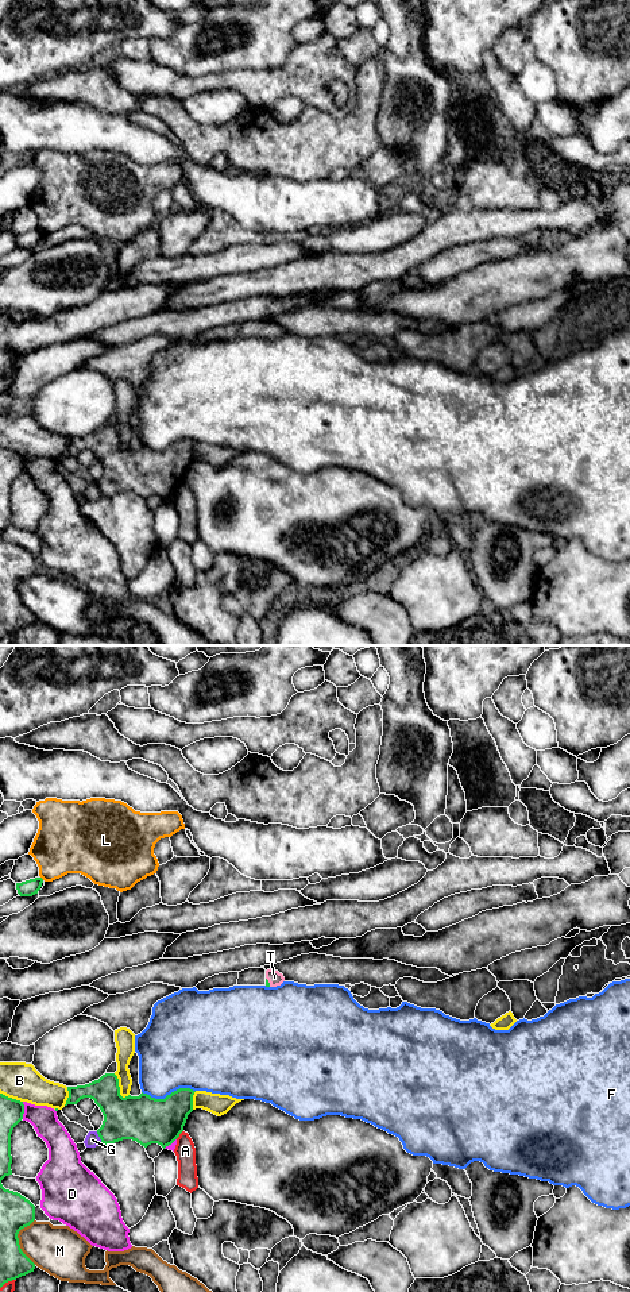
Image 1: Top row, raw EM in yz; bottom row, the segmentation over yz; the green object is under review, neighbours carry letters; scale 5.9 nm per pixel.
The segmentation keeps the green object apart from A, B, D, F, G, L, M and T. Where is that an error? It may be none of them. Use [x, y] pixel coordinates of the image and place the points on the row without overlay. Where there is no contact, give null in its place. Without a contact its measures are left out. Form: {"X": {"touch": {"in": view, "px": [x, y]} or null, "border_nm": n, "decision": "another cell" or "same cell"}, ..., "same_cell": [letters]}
{"A": {"touch": {"in": "yz", "px": [180, 485]}, "border_nm": 70, "decision": "another cell"}, "B": {"touch": {"in": "yz", "px": [119, 439]}, "border_nm": 170, "decision": "another cell"}, "D": {"touch": {"in": "yz", "px": [23, 462]}, "border_nm": 100, "decision": "another cell"}, "F": {"touch": {"in": "yz", "px": [167, 447]}, "border_nm": 320, "decision": "another cell"}, "G": {"touch": {"in": "yz", "px": [99, 488]}, "border_nm": 80, "decision": "another cell"}, "L": {"touch": null, "decision": "another cell"}, "M": {"touch": {"in": "yz", "px": [18, 593]}, "border_nm": 280, "decision": "another cell"}, "T": {"touch": {"in": "yz", "px": [267, 334]}, "border_nm": 60, "decision": "same cell"}, "same_cell": ["T"]}

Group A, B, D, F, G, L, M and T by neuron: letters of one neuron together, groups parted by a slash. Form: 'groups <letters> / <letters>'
groups A / B / D / F / G / L / M / T

